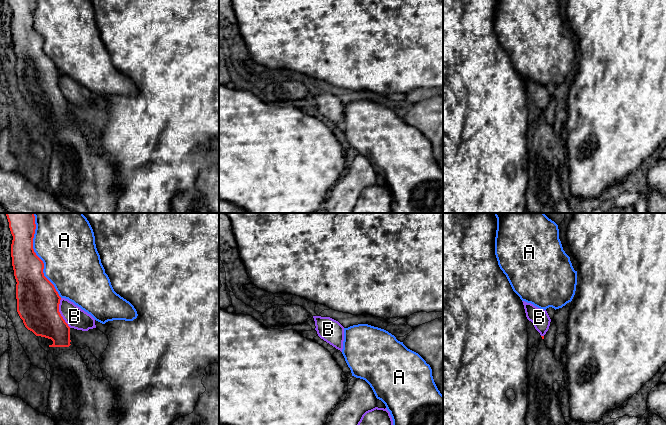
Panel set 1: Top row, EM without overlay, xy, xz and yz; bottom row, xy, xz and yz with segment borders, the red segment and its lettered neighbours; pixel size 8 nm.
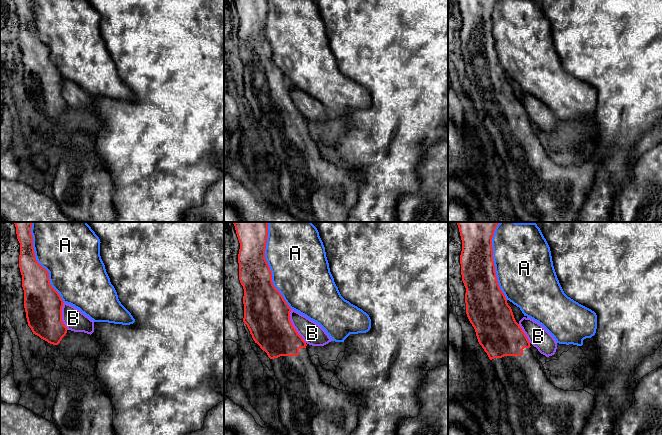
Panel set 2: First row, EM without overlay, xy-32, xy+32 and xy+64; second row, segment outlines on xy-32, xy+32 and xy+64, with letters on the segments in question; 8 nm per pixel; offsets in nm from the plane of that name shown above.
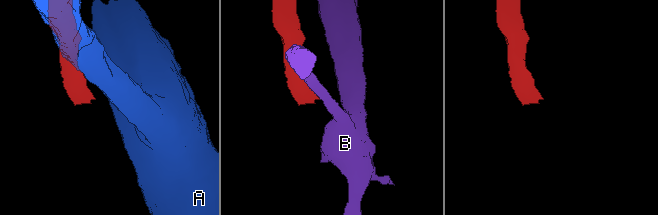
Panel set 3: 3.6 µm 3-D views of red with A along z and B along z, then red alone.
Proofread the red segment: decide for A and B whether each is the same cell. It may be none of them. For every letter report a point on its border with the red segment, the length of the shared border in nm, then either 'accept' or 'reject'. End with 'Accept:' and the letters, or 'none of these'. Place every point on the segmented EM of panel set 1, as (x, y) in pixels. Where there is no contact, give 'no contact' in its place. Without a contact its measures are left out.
A: contact xy (36, 255); length 700 nm; reject
B: contact xy (59, 313); length 260 nm; reject
Accept: none of these

